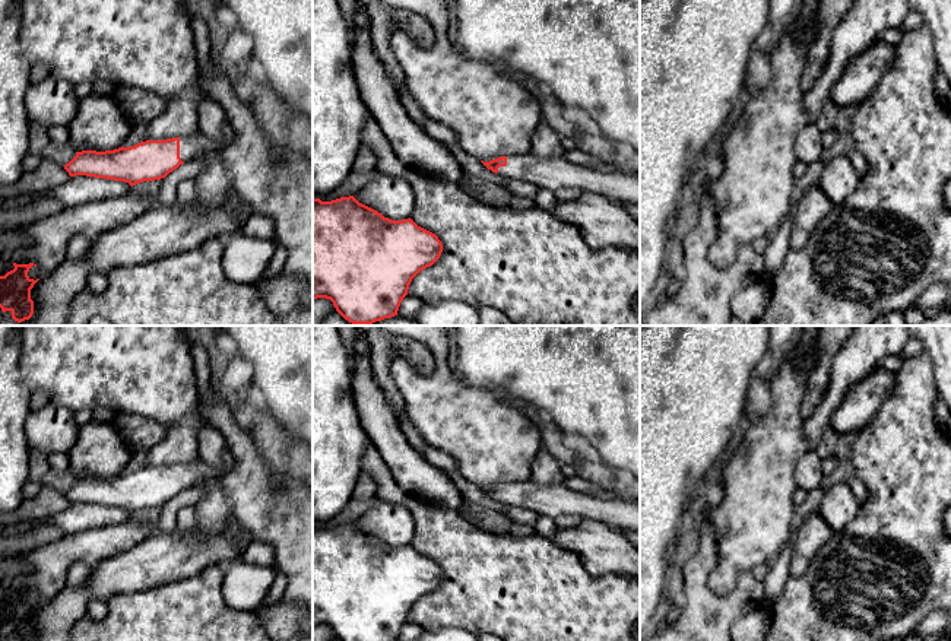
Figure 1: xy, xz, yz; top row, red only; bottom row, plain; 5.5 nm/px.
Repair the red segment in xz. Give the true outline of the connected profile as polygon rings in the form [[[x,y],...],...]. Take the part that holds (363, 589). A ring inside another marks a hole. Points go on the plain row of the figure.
[[[354,523],[332,529],[313,526],[313,626],[330,626],[339,641],[397,641],[412,606],[443,580],[438,564],[410,545],[392,548]]]

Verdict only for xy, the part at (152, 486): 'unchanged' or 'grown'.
grown

